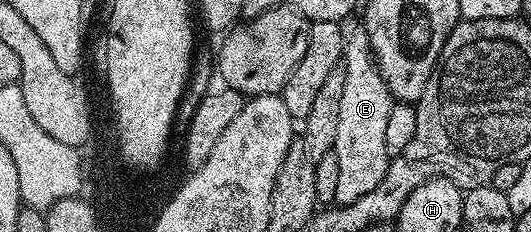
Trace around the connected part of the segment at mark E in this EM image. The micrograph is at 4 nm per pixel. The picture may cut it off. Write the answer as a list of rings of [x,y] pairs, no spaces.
[[[356,28],[346,35],[343,43],[343,61],[345,68],[345,88],[341,91],[341,112],[337,112],[337,140],[333,153],[337,156],[337,168],[341,171],[341,177],[337,179],[337,196],[334,205],[344,206],[353,204],[353,200],[361,200],[368,192],[373,192],[381,180],[385,180],[387,165],[392,160],[392,155],[385,152],[385,123],[389,120],[389,108],[393,99],[385,80],[381,76],[375,59],[371,53],[371,41],[366,30]]]

